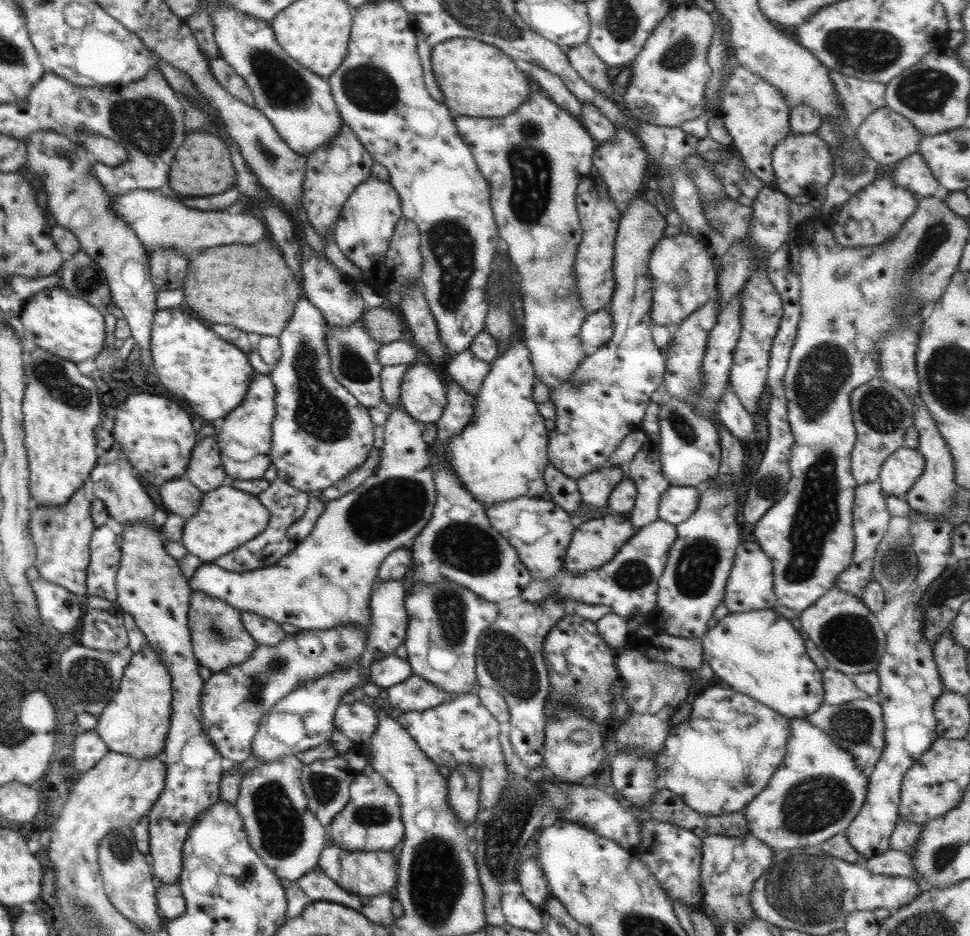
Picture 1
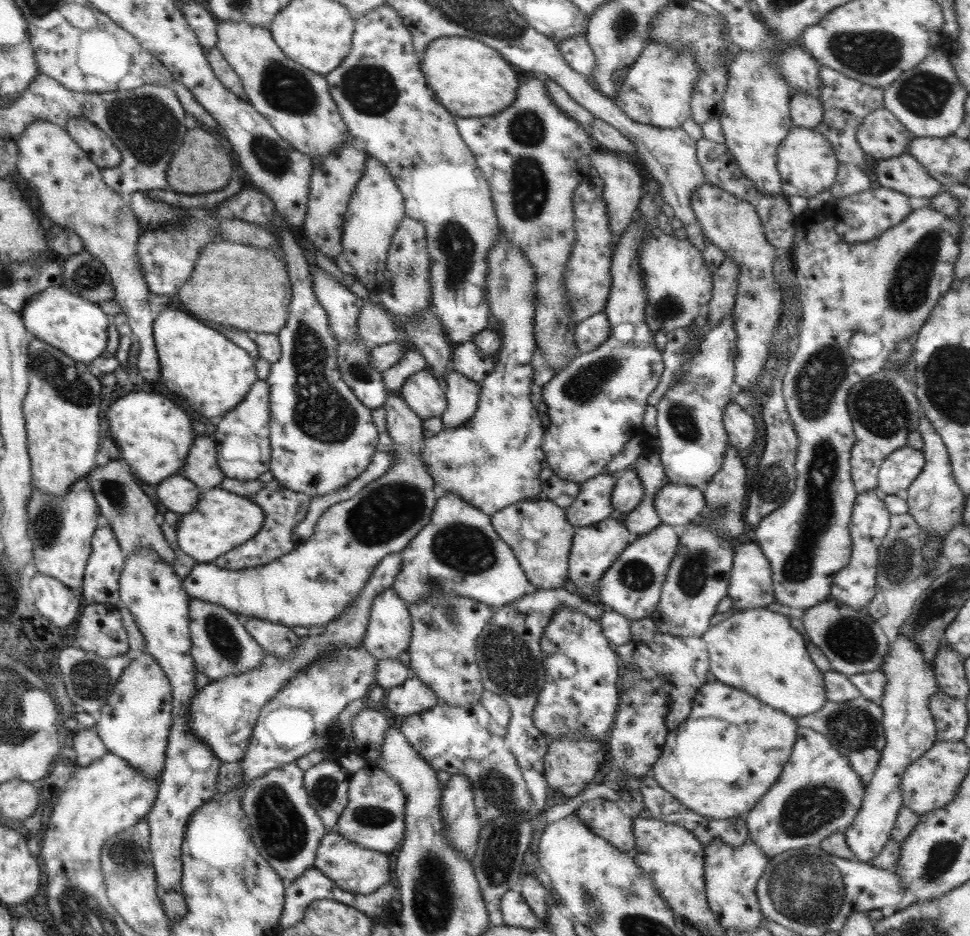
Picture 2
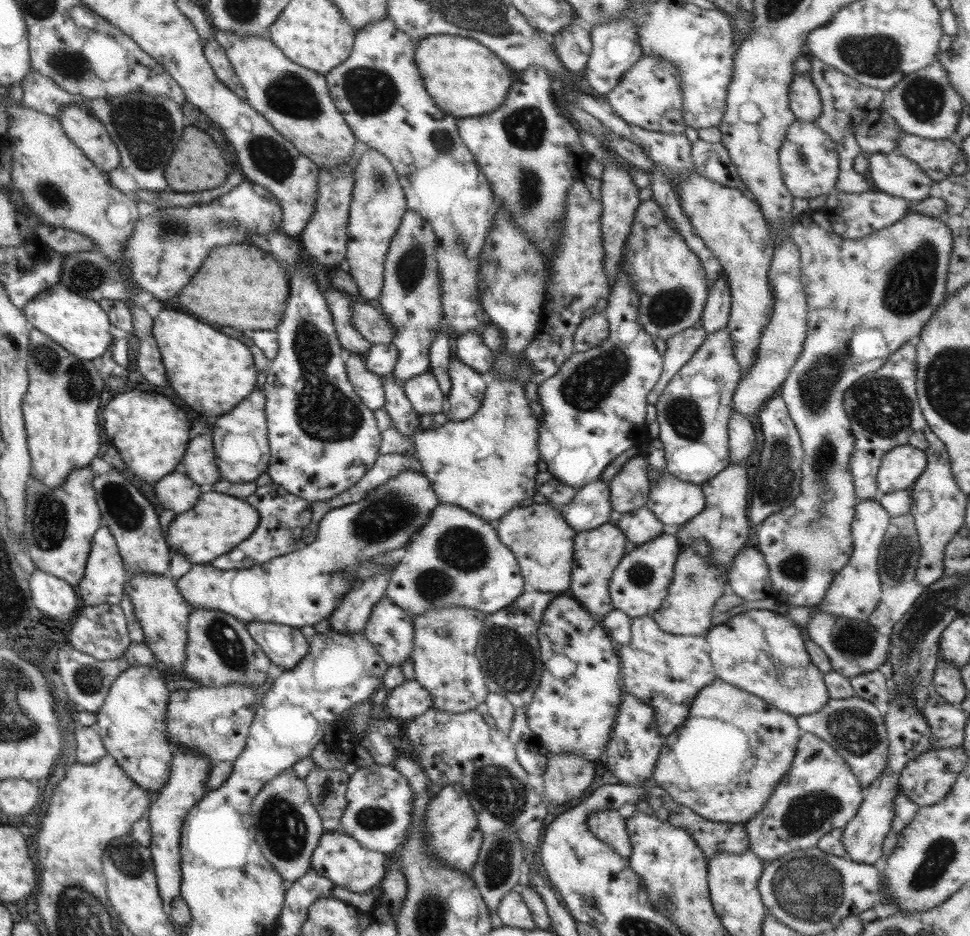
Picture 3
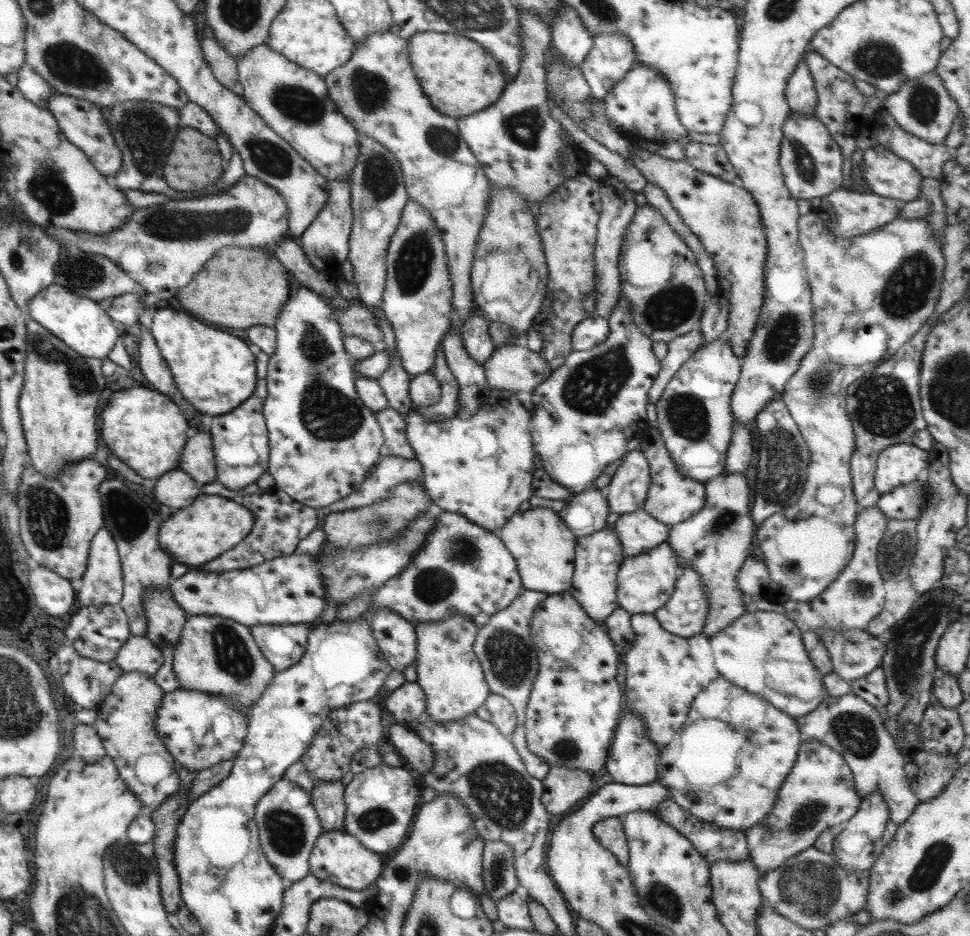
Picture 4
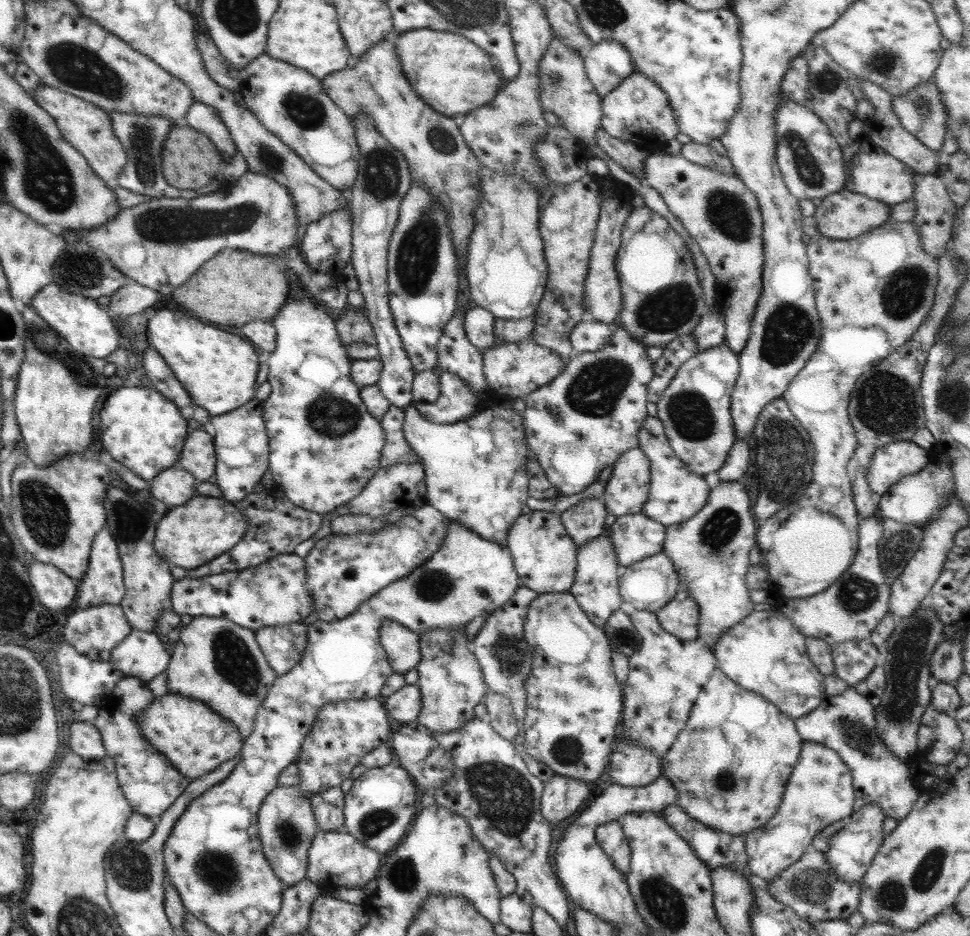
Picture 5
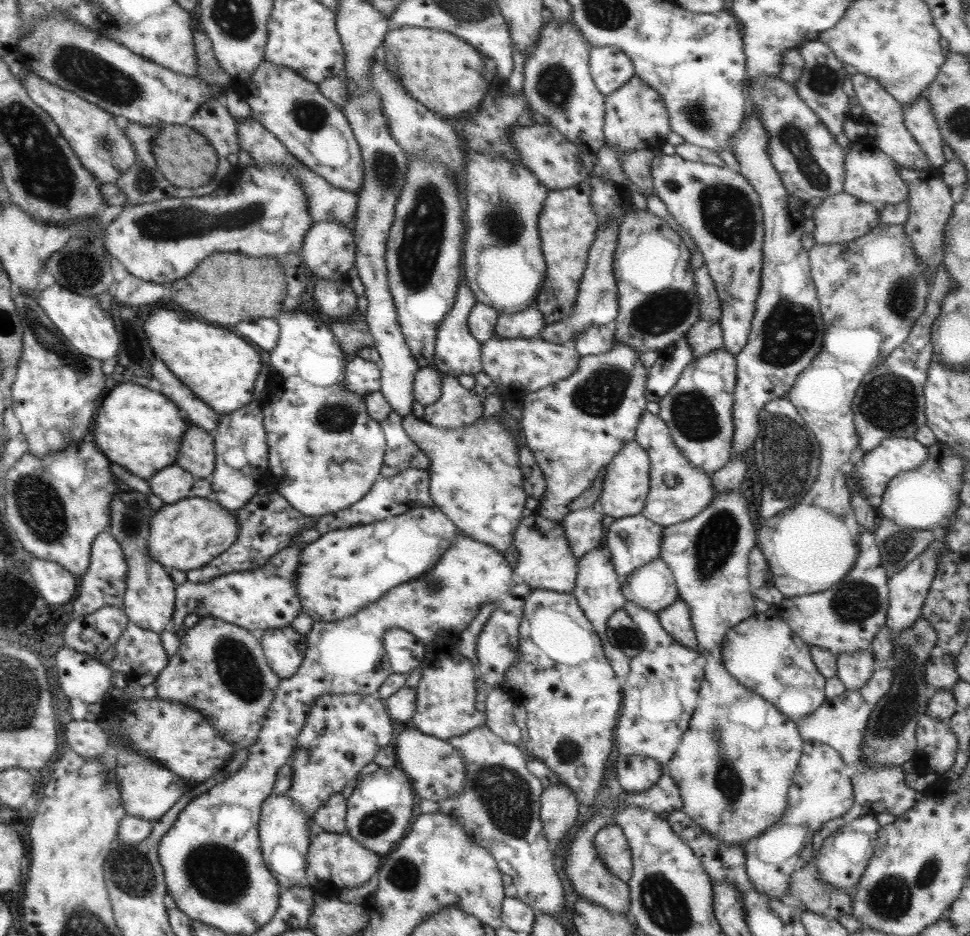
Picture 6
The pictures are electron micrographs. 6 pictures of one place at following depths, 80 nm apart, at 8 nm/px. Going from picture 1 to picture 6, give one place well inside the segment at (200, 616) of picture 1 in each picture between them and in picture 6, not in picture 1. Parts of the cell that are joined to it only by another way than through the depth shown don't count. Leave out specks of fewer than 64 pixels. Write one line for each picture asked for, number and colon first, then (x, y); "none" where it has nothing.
2: (221, 646)
3: (220, 651)
4: (217, 655)
5: (215, 661)
6: (220, 669)

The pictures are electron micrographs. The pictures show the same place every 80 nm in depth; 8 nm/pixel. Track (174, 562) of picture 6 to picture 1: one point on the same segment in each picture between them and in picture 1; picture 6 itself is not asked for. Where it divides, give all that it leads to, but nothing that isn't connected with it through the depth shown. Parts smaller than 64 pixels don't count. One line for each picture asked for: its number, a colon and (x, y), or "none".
1: (228, 517)
2: (222, 520)
3: (218, 522)
4: (211, 525)
5: (190, 535)

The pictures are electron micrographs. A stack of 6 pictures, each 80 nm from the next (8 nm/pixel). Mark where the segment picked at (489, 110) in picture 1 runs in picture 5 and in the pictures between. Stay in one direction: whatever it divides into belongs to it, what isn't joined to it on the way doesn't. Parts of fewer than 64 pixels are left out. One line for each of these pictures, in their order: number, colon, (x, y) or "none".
2: (469, 78)
3: (464, 78)
4: (459, 76)
5: (449, 72)

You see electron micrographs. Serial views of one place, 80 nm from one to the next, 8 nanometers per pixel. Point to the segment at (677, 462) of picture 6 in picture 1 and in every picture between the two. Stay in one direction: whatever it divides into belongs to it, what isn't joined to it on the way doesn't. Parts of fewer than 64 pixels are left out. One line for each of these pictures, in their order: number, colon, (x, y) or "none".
1: (677, 503)
2: (677, 505)
3: (673, 502)
4: (672, 498)
5: (676, 494)

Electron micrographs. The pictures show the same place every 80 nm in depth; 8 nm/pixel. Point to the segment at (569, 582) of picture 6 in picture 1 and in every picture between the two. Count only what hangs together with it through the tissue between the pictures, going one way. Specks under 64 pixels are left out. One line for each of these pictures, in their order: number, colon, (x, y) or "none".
1: (540, 530)
2: (538, 532)
3: (538, 535)
4: (543, 546)
5: (545, 557)

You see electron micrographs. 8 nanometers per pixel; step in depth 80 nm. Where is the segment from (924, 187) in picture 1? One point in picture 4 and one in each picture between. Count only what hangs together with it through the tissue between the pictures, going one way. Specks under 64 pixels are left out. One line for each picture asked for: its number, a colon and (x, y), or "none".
2: (904, 174)
3: (894, 174)
4: (886, 174)

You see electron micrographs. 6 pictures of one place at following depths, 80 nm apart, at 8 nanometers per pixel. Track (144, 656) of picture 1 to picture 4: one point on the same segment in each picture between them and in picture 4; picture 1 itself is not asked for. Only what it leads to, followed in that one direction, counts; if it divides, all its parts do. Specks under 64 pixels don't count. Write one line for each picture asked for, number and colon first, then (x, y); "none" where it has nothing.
2: (134, 724)
3: (131, 721)
4: (125, 722)

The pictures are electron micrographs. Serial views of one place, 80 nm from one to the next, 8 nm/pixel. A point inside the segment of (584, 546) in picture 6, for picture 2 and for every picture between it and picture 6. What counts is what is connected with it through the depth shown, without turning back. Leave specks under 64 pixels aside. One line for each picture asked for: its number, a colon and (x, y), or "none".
2: (593, 504)
3: (591, 507)
4: (585, 513)
5: (585, 521)

